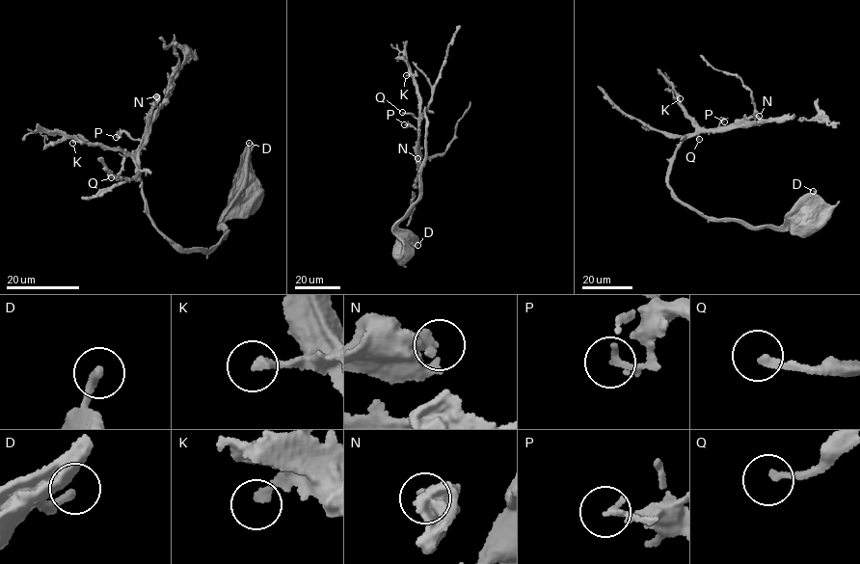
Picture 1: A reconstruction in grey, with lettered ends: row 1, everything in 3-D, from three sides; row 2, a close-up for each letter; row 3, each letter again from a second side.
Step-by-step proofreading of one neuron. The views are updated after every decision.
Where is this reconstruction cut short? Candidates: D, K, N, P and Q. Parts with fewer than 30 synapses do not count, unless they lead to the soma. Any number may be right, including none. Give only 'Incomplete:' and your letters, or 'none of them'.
Incomplete: none of them

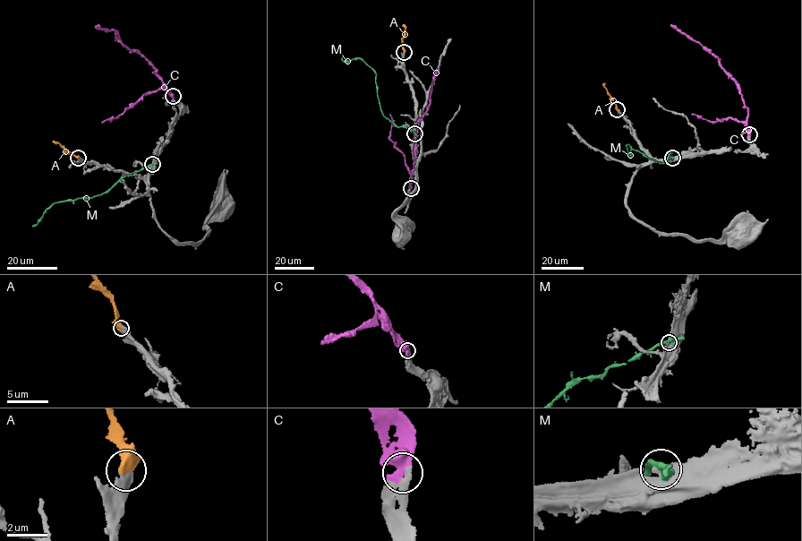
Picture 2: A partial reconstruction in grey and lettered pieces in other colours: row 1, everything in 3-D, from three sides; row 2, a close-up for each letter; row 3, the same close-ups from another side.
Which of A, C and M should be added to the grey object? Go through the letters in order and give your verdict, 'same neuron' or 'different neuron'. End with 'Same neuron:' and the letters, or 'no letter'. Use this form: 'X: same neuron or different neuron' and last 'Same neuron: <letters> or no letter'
A: same neuron
C: same neuron
M: different neuron
Same neuron: A, C

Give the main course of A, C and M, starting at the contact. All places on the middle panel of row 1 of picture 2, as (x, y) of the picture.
A: (404, 52), (402, 44), (405, 30), (403, 25)
C: (410, 188), (417, 126), (430, 103), (437, 68)
M: (414, 133), (384, 116), (378, 96), (376, 73), (358, 58), (346, 62), (342, 57)

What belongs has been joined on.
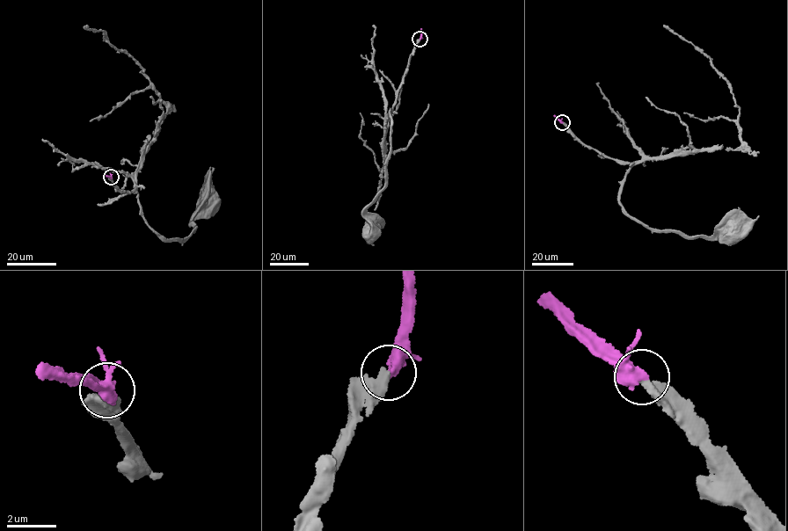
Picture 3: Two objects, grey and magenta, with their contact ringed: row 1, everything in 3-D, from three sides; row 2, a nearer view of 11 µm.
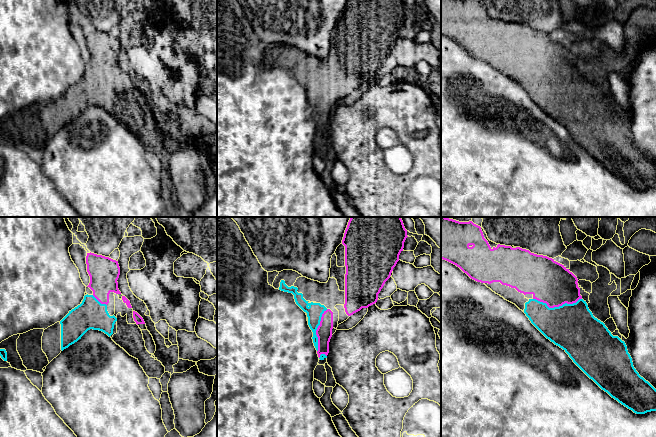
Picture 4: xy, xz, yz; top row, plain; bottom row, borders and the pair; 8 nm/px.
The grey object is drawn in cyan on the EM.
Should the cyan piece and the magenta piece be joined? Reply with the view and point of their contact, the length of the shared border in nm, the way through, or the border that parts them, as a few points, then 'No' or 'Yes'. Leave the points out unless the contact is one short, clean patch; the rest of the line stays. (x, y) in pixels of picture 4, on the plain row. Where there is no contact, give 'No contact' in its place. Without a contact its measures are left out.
Touches cyan at yz (557, 83). Shared border 400 nm. Path across: yz (572, 103), (559, 89), (557, 83), (556, 69), (550, 58). Yes

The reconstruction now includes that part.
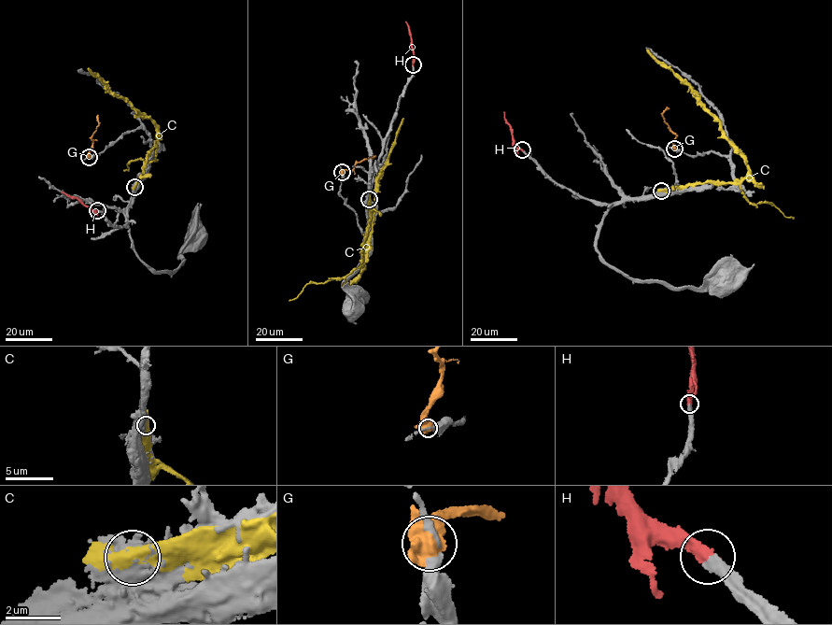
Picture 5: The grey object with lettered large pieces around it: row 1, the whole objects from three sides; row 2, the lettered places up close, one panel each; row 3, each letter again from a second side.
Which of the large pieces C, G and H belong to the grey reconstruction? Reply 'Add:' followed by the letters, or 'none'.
Add: H

